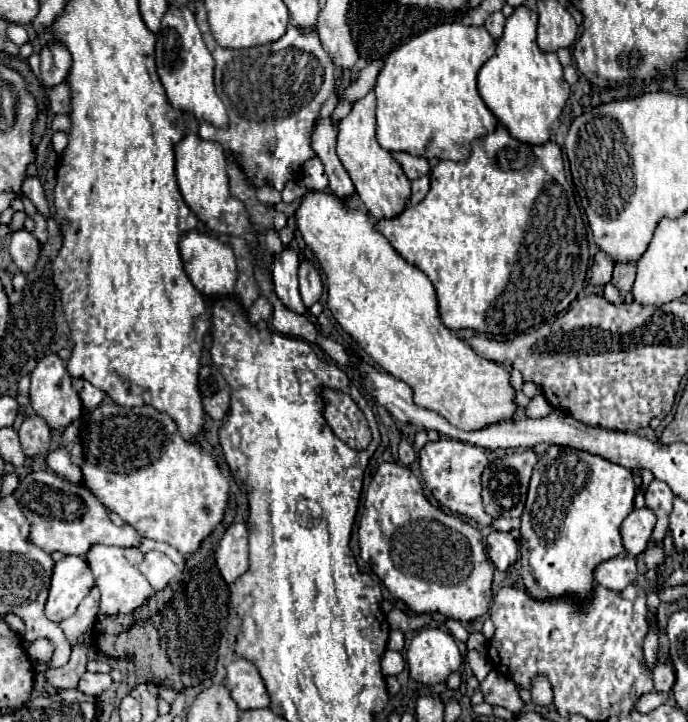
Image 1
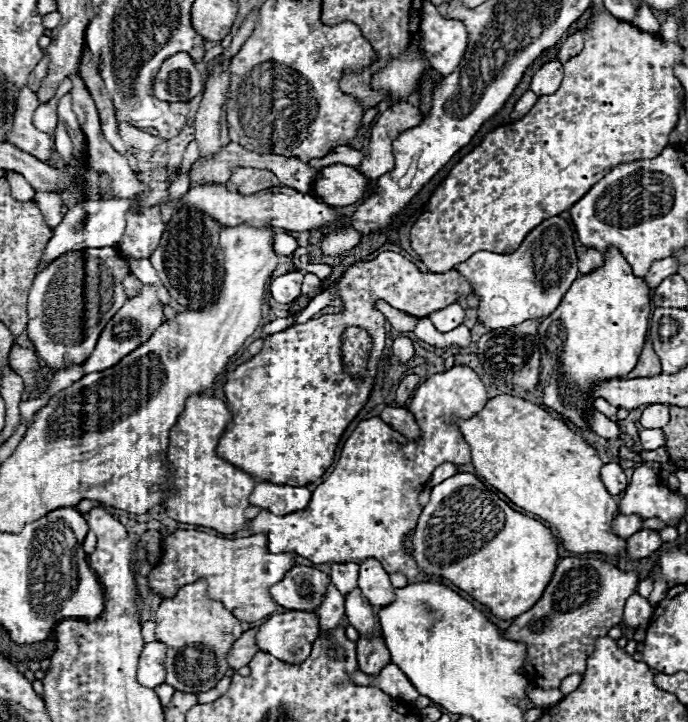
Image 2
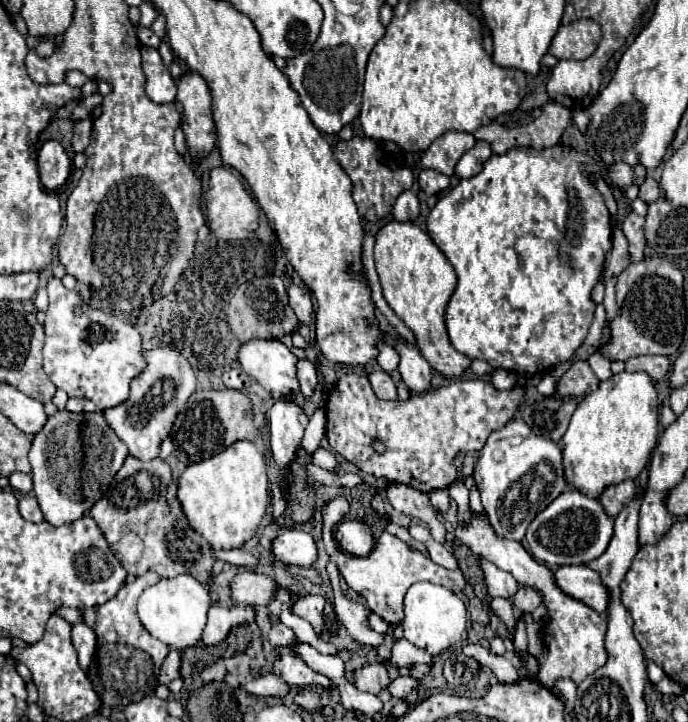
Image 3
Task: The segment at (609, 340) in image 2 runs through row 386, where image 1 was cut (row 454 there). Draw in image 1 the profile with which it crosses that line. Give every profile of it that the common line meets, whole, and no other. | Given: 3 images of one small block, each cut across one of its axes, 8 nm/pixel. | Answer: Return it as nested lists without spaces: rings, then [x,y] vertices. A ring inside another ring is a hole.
[[[550,446],[540,458],[530,478],[528,500],[520,516],[520,544],[528,548],[528,568],[534,576],[534,586],[526,588],[534,600],[572,598],[576,604],[586,604],[594,590],[594,570],[598,564],[624,552],[620,524],[634,508],[636,484],[628,468],[616,466],[604,458],[596,458],[584,450],[568,446]]]

